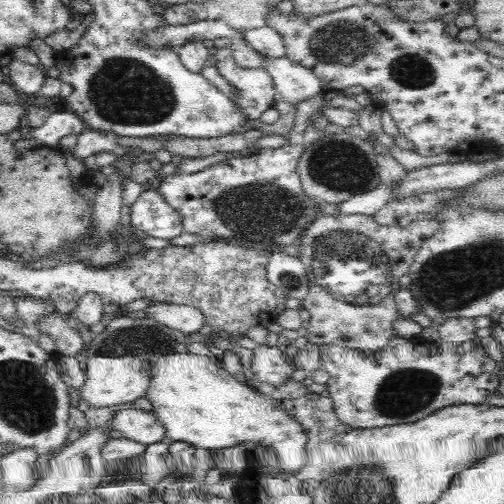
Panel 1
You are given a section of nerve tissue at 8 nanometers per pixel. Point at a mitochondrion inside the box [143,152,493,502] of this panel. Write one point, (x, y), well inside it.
(350, 264)

